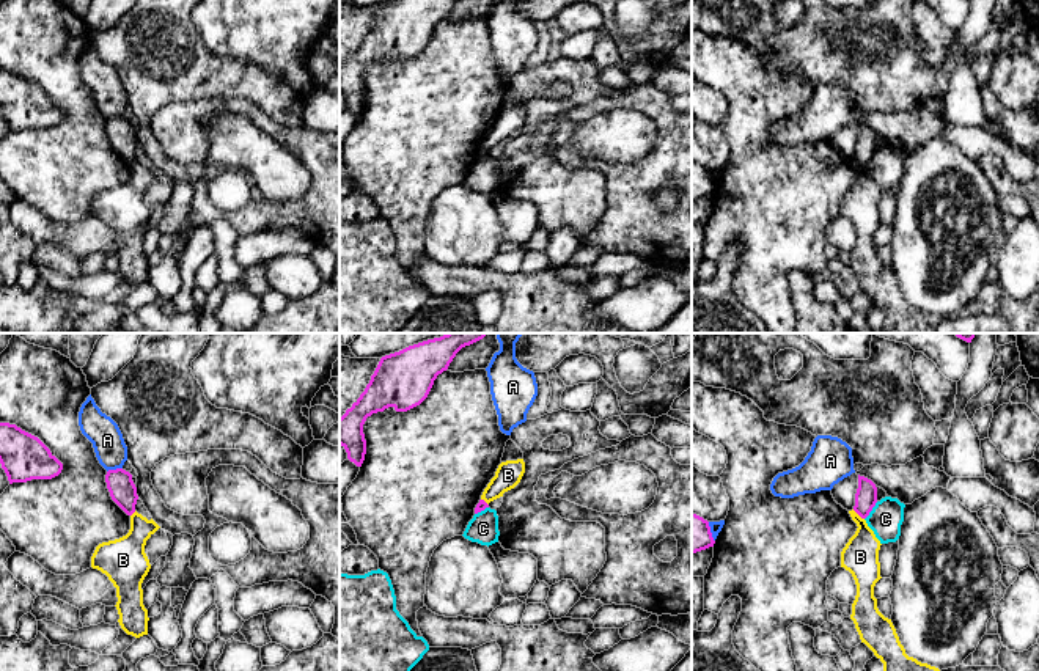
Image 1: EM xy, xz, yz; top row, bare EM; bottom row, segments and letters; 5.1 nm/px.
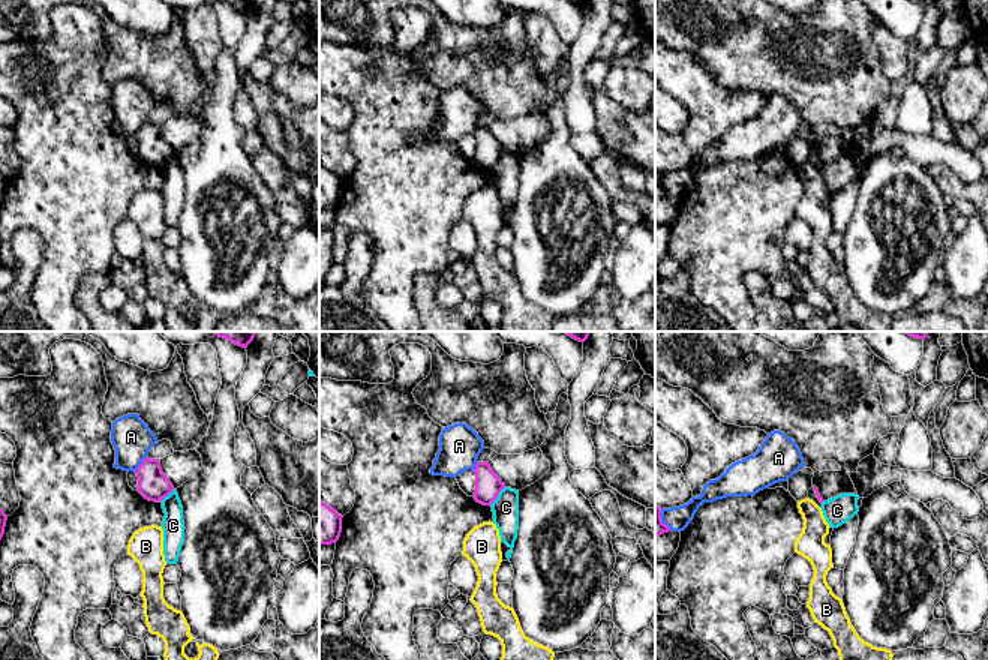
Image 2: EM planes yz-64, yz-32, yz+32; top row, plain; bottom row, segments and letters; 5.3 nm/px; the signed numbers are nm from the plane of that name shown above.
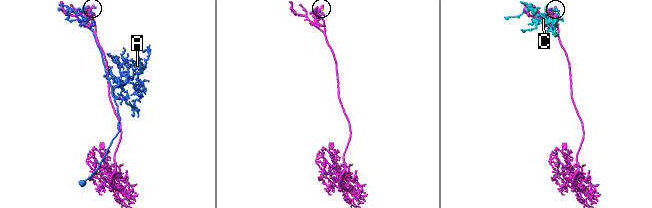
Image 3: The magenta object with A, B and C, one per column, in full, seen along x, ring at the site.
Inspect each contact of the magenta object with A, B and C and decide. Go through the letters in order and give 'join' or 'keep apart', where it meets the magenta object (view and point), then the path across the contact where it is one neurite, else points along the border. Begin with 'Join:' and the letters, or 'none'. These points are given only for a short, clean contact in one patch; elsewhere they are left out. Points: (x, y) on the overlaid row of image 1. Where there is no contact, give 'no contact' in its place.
Join: none
A: keep apart; meets magenta in xy at (113, 470)
B: keep apart; meets magenta in yz at (859, 514); border along yz (852, 509), (863, 519)
C: keep apart; meets magenta in yz at (871, 509)

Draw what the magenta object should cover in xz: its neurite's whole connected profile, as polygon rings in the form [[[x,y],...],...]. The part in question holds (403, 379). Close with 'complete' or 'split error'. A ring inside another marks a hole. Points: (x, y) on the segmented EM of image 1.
[[[446,333],[382,357],[365,391],[340,418],[340,445],[346,449],[347,459],[357,467],[365,460],[363,424],[368,416],[388,407],[407,412],[420,405],[456,354],[486,335]]]; complete

